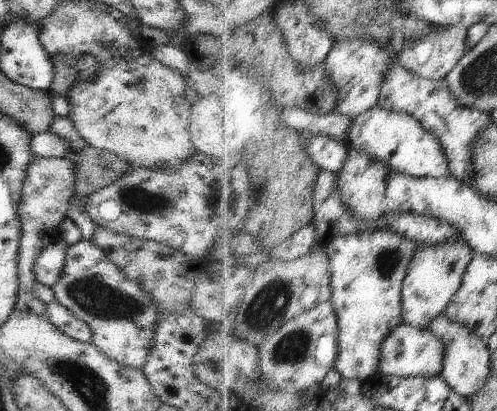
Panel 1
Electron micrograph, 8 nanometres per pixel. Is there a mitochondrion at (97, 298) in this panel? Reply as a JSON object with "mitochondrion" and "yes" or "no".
{"mitochondrion":"yes"}

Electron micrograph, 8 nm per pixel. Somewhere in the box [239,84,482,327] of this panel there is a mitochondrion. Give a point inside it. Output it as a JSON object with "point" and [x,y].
{"point":[387,263]}

